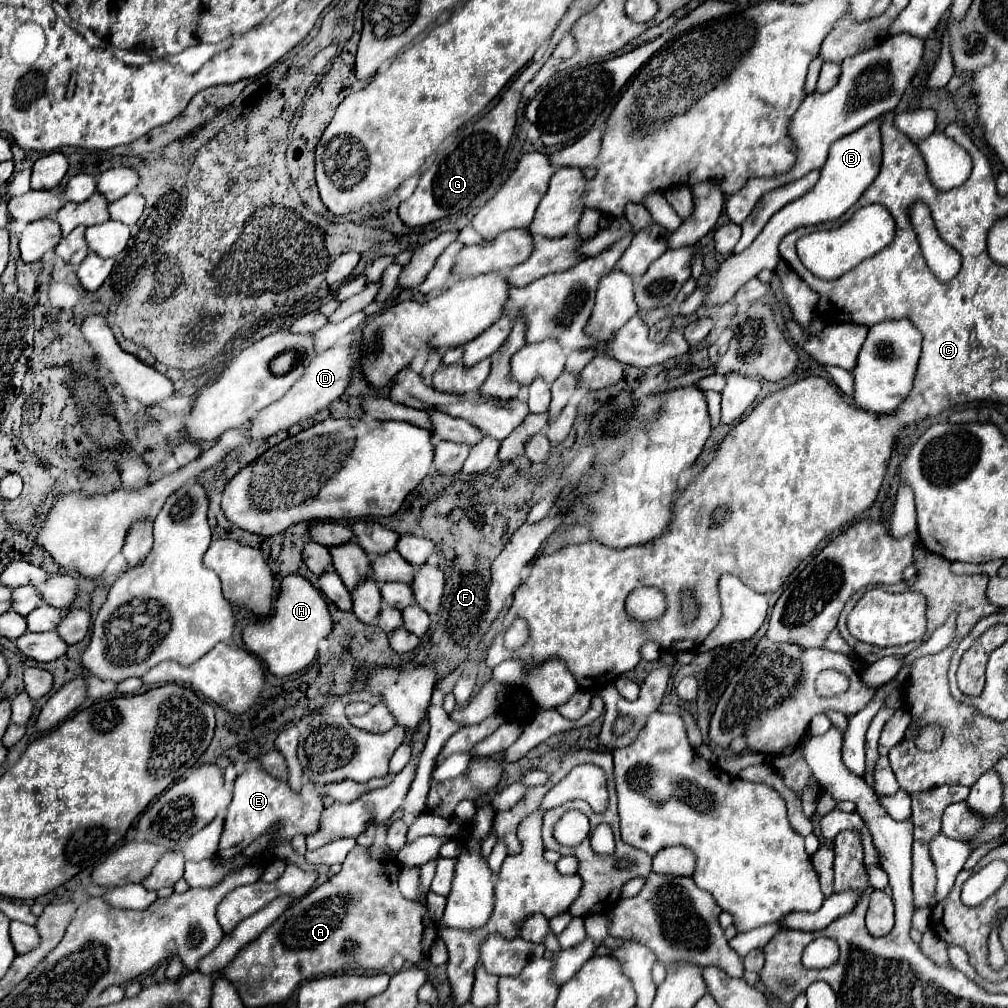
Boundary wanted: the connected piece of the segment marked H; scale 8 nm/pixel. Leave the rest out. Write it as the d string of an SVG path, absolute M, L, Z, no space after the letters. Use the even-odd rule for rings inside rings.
M287 575L281 581L281 591L277 595L273 615L269 619L247 625L243 631L243 641L247 645L247 651L257 655L273 675L285 677L305 669L315 659L317 643L327 637L331 629L333 619L323 599L323 593L315 589L305 577Z

